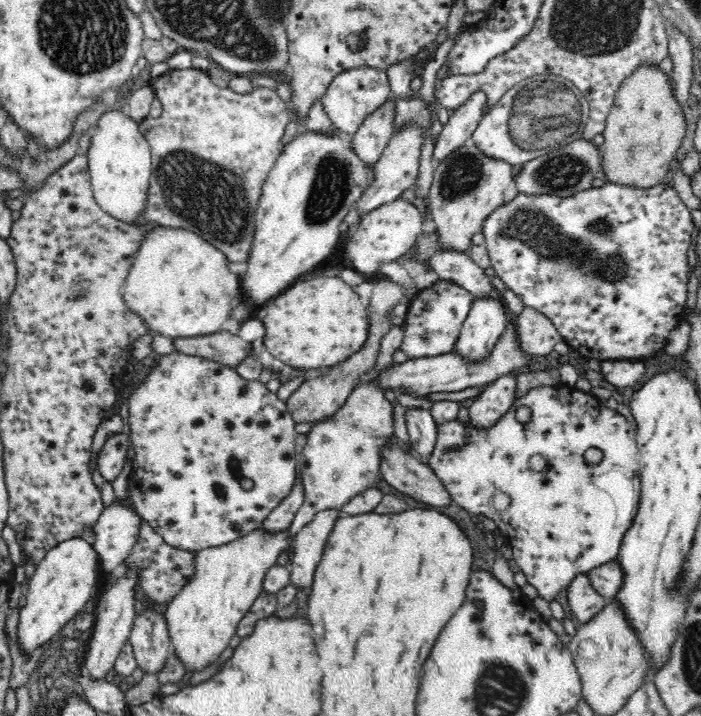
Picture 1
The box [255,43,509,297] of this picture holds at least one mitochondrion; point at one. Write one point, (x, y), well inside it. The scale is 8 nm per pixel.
(333, 183)

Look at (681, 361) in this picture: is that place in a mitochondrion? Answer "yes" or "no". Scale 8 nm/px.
no

